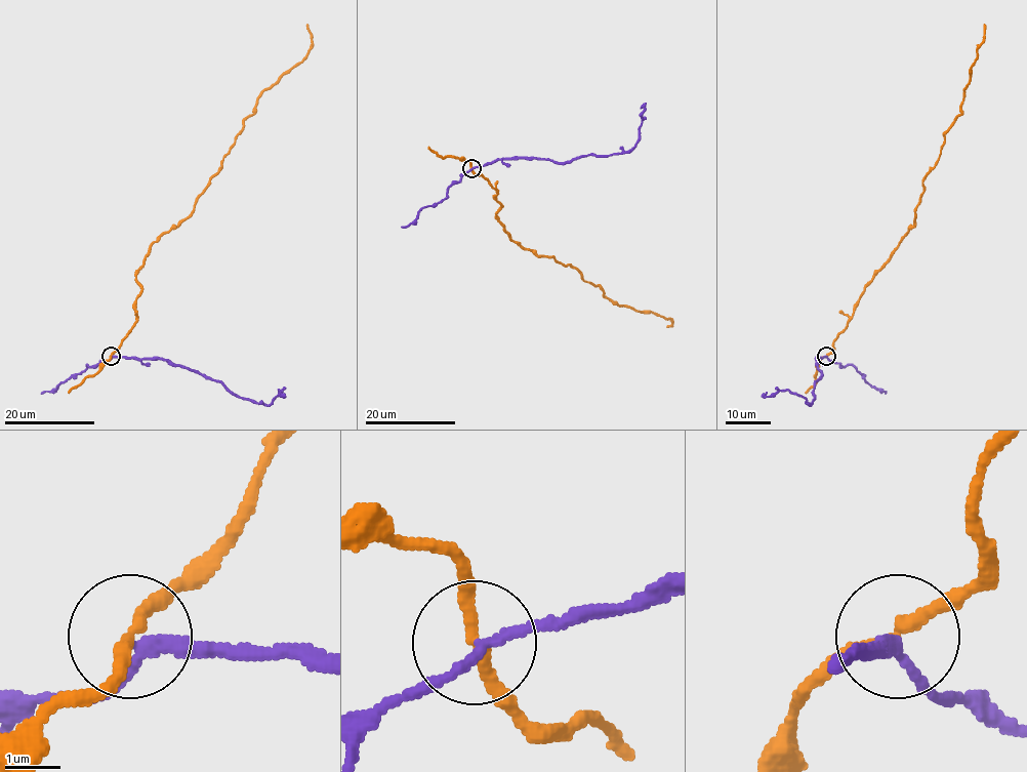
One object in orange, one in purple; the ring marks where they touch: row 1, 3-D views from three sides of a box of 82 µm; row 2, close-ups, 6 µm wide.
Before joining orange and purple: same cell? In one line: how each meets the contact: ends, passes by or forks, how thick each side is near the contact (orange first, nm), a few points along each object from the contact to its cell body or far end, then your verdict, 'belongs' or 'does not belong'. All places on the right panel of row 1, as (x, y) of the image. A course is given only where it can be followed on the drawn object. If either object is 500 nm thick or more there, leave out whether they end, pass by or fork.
orange passes by | purple passes by | 200/170 nm | orange via (827, 356), (864, 287), (914, 226), (922, 179), (935, 165), (944, 134), (960, 114), (984, 24) | purple via (827, 356), (817, 359), (821, 374), (816, 380), (810, 405), (804, 398), (785, 390), (766, 396), (766, 392) | does not belong

